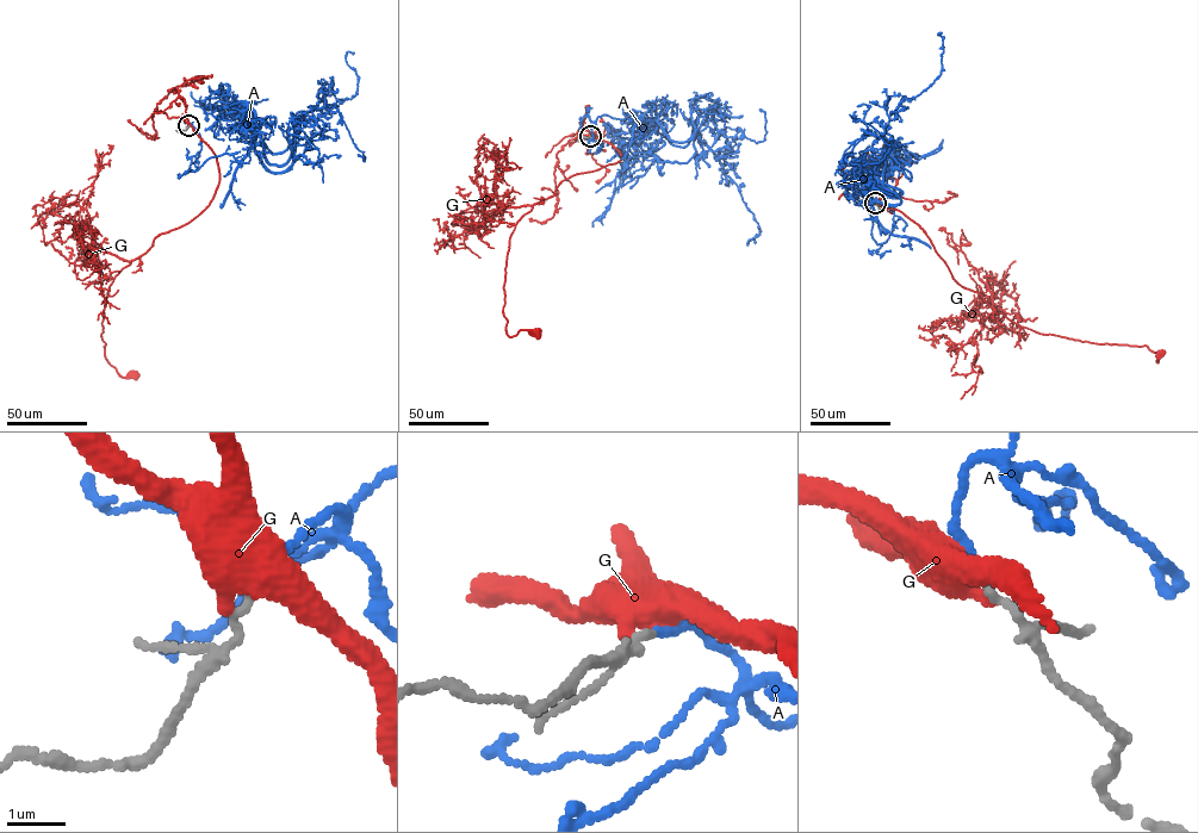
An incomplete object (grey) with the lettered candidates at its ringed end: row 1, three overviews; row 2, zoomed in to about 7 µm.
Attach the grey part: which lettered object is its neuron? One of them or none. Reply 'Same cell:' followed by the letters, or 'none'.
Same cell: A

